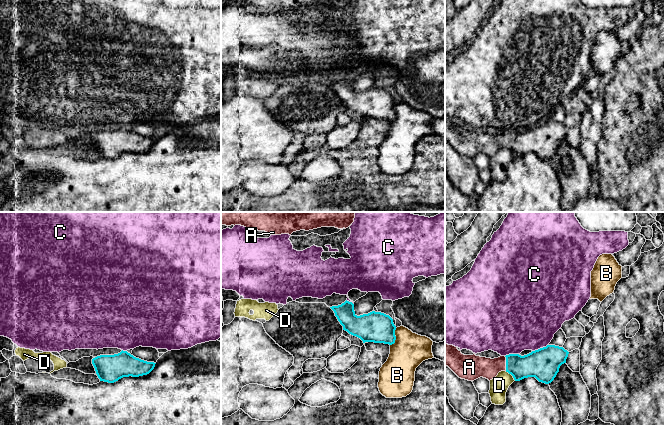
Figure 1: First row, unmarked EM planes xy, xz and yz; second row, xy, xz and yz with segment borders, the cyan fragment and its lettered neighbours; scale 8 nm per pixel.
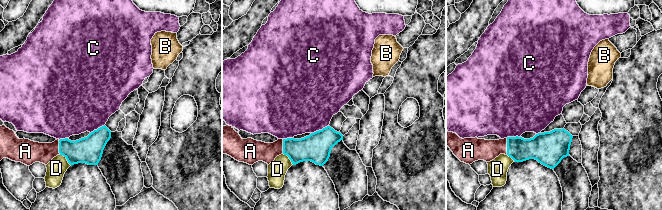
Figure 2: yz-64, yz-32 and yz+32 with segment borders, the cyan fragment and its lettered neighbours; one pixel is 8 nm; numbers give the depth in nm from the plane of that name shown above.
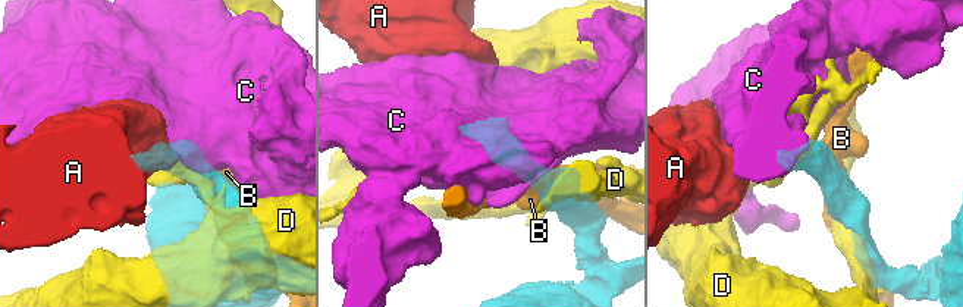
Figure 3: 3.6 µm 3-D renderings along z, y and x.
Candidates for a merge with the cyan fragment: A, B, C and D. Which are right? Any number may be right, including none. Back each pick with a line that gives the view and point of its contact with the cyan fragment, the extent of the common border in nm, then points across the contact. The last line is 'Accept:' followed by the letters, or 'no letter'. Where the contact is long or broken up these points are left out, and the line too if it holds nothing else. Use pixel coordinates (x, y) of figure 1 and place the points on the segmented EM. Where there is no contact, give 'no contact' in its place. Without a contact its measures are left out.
A: contact yz (506, 363); length 120 nm; way yz (537, 364), (506, 363), (494, 366), (475, 366)
Accept: A

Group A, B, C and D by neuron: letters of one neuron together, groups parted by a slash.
A / B / C / D

